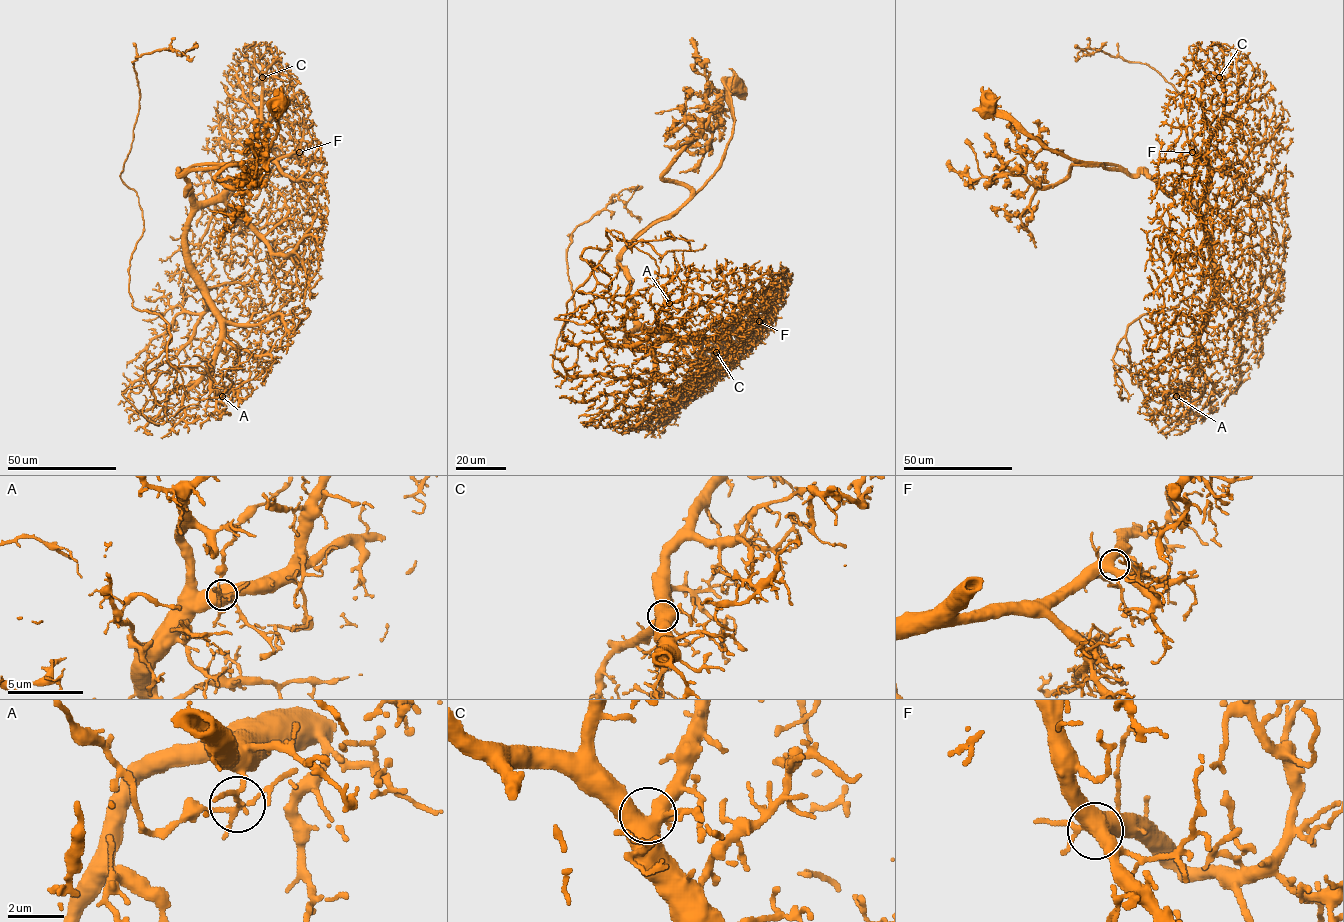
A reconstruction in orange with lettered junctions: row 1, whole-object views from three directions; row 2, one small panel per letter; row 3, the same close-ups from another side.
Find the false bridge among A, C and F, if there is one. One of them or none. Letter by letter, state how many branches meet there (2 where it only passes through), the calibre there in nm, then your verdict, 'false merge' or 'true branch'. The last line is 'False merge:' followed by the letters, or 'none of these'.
A: 5 | 150 nm | false merge
C: 4 | 550 nm | true branch
F: 4 | 500 nm | true branch
False merge: A

